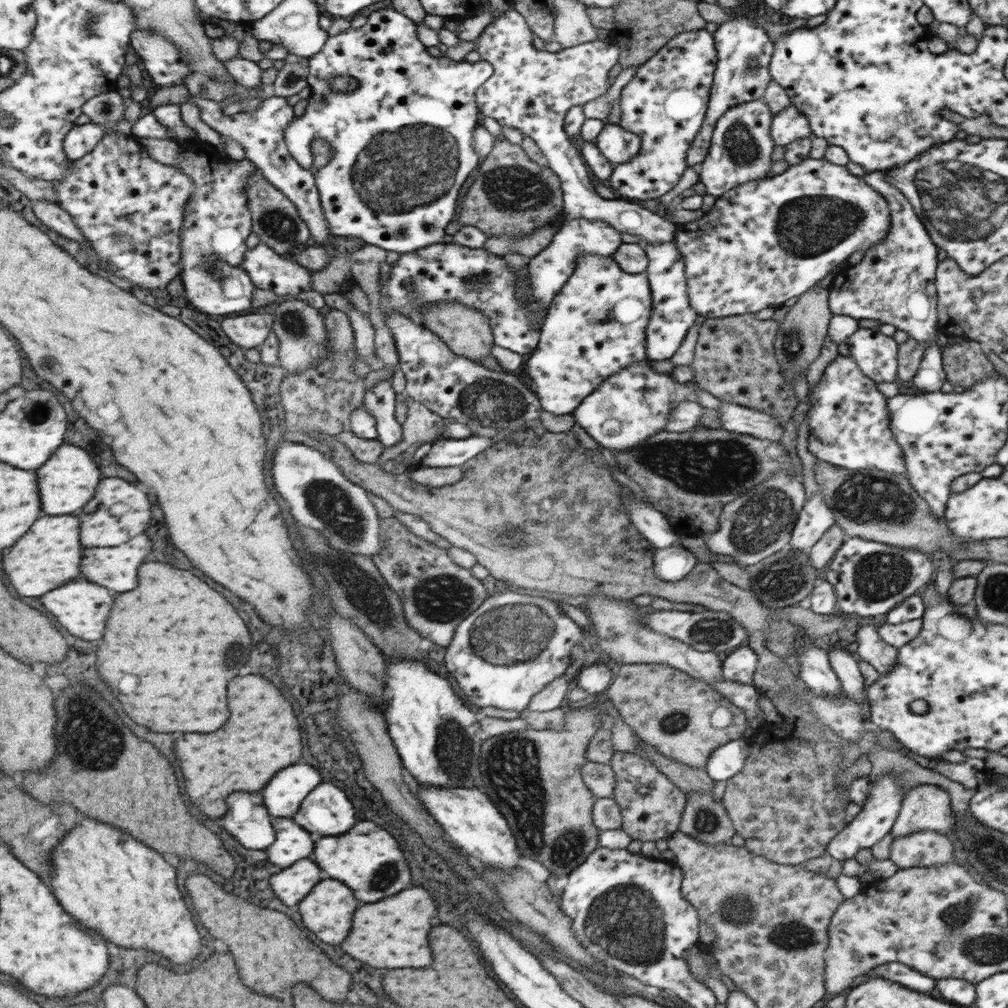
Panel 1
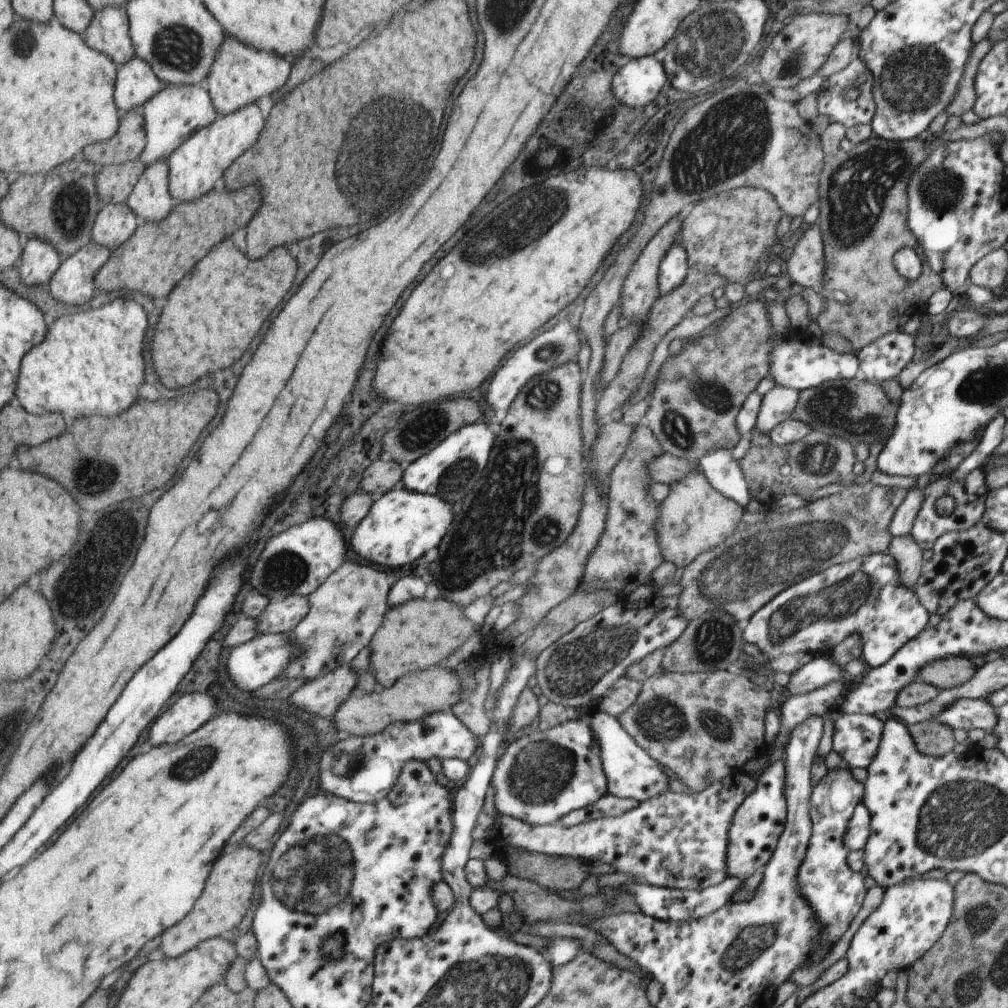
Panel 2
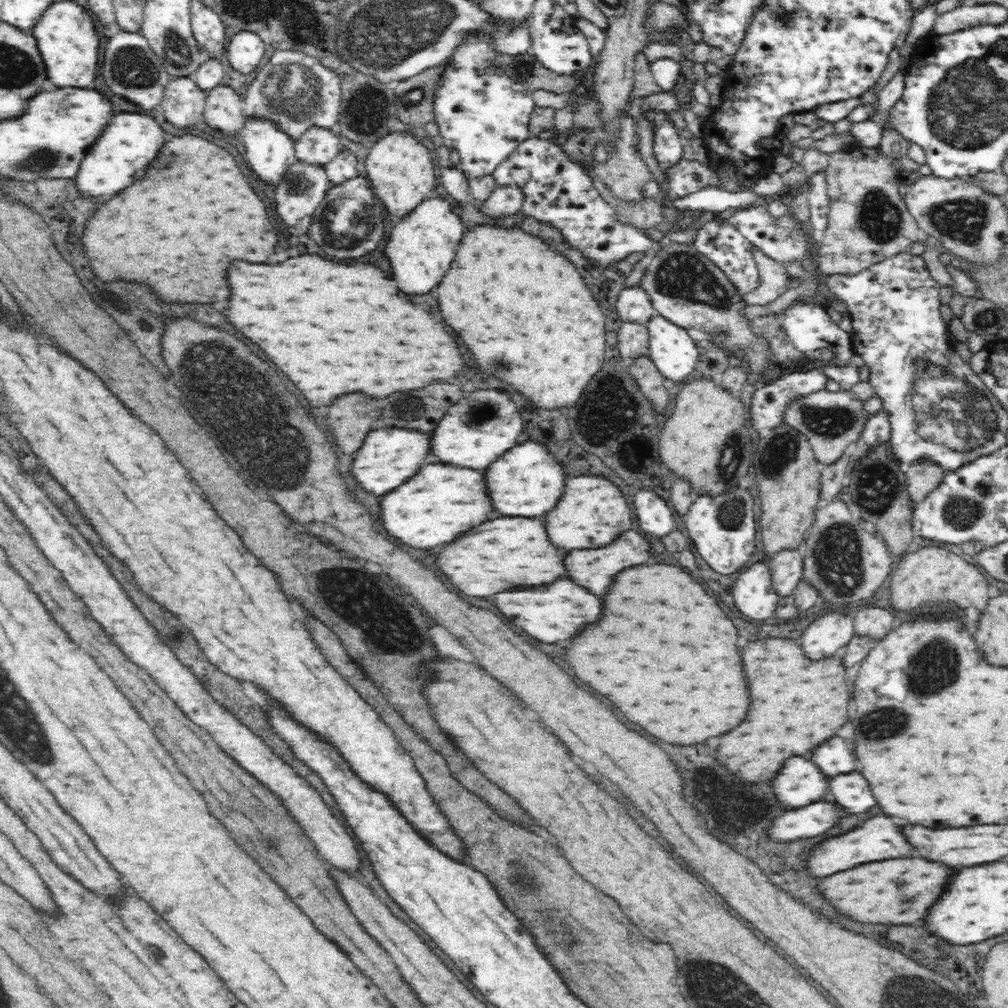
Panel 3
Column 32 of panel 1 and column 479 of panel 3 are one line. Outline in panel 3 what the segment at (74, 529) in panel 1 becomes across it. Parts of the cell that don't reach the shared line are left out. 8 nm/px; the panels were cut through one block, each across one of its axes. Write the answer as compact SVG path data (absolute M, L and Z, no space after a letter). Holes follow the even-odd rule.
M498 518L484 524L480 530L460 538L456 544L438 550L444 574L462 592L488 598L492 594L522 590L528 586L548 586L562 576L568 576L566 552L552 544L546 520L532 518Z

